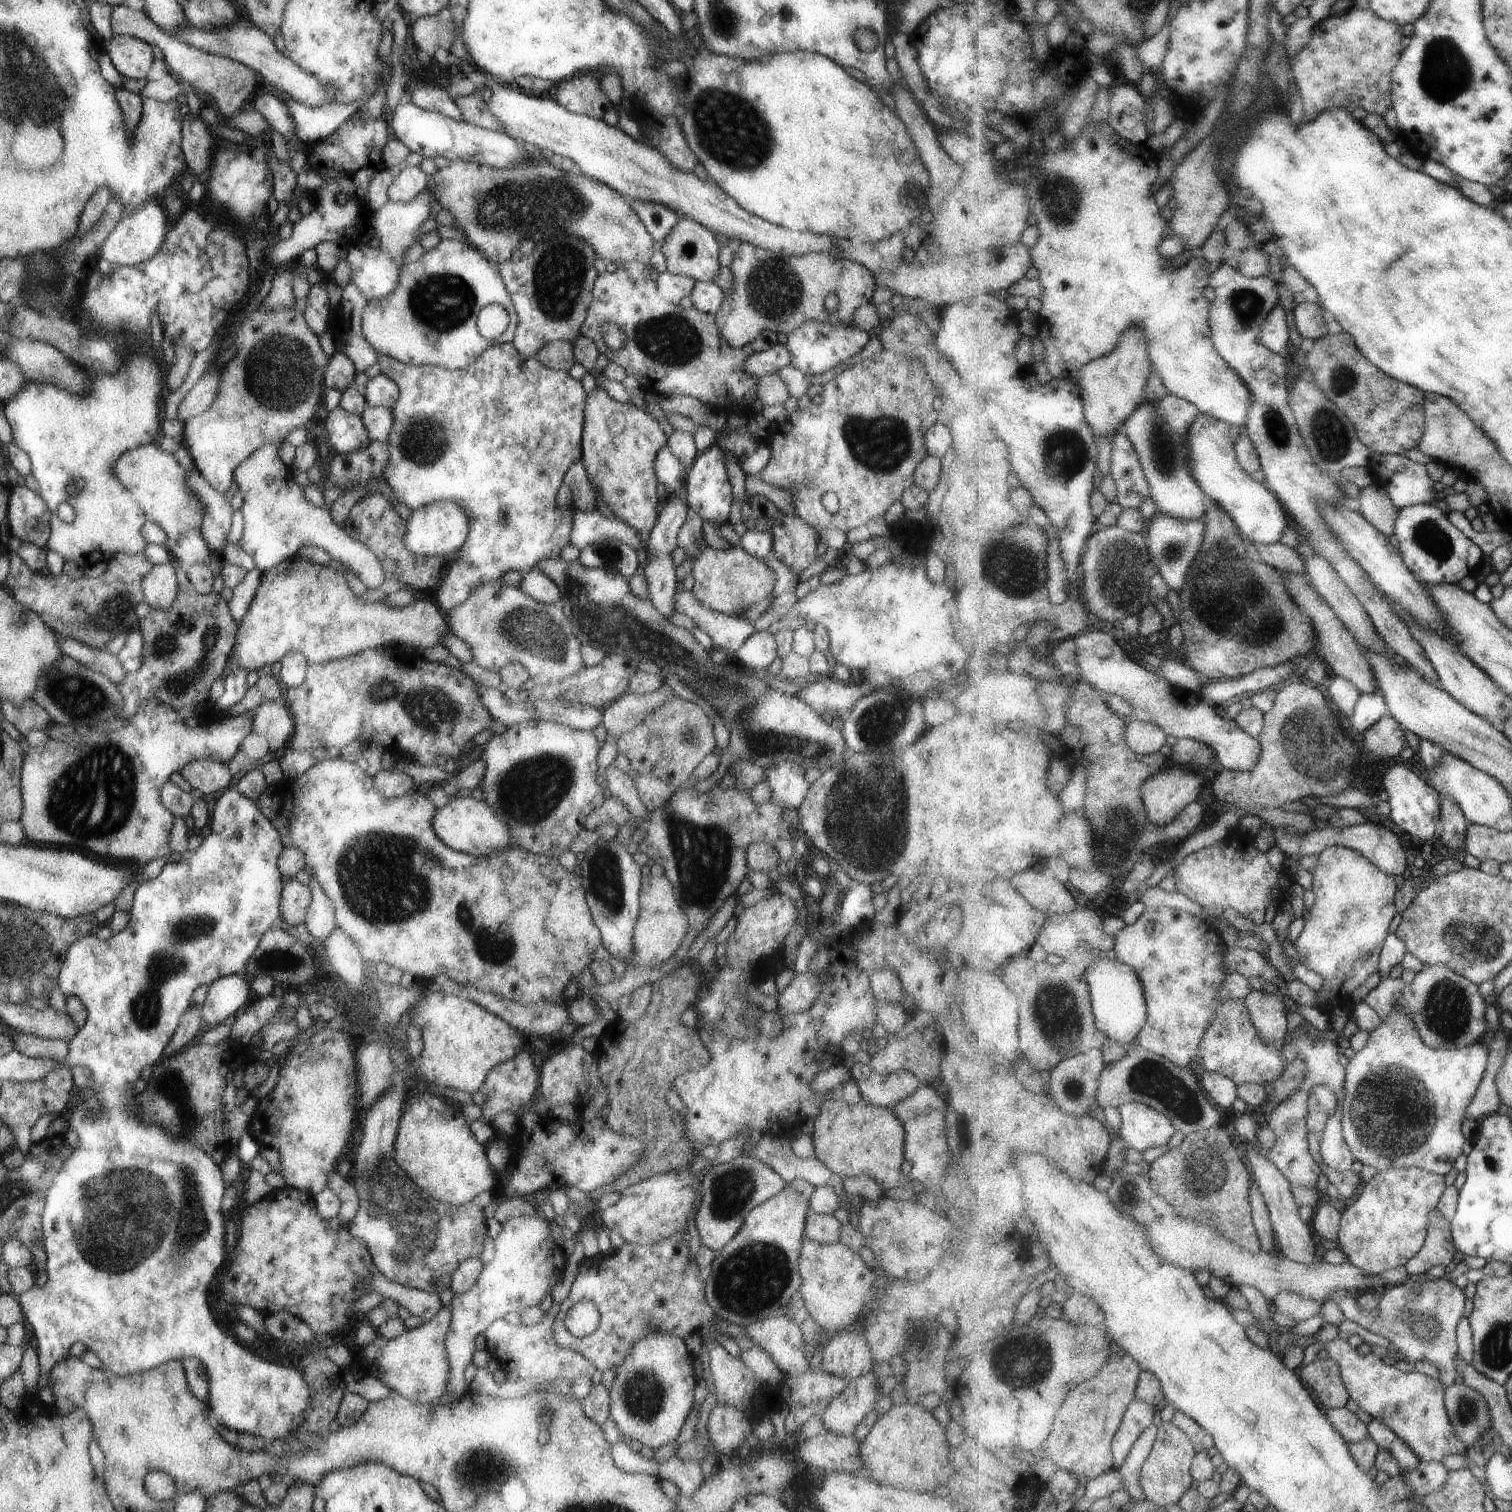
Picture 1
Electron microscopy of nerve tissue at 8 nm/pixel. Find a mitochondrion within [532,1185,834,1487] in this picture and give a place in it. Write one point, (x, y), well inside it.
(754, 1276)

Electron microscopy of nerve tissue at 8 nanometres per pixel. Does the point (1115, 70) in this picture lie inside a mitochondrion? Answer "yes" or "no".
no

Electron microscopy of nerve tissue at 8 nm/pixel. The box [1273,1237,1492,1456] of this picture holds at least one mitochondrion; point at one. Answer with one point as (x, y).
(1420, 1330)

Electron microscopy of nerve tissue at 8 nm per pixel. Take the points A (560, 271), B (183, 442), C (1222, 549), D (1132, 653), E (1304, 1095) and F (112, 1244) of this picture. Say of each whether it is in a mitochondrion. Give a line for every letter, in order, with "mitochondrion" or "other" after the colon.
A: mitochondrion
B: other
C: mitochondrion
D: other
E: other
F: mitochondrion

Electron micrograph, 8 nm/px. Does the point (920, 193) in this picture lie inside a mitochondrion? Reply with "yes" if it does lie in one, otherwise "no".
no

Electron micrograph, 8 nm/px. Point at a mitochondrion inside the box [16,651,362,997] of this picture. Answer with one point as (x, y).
(68, 800)

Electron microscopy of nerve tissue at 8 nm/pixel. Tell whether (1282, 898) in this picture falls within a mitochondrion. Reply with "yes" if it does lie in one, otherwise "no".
no

